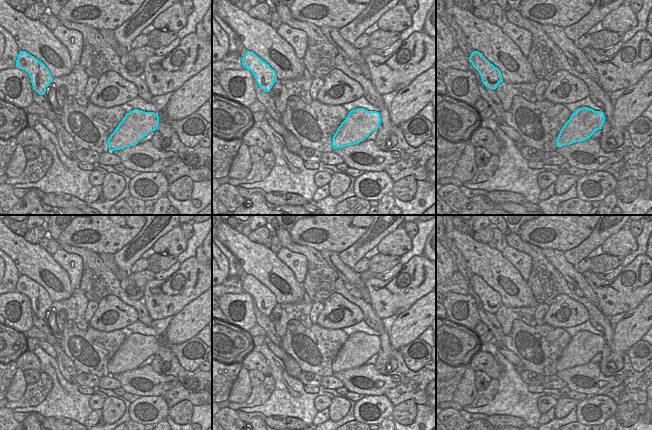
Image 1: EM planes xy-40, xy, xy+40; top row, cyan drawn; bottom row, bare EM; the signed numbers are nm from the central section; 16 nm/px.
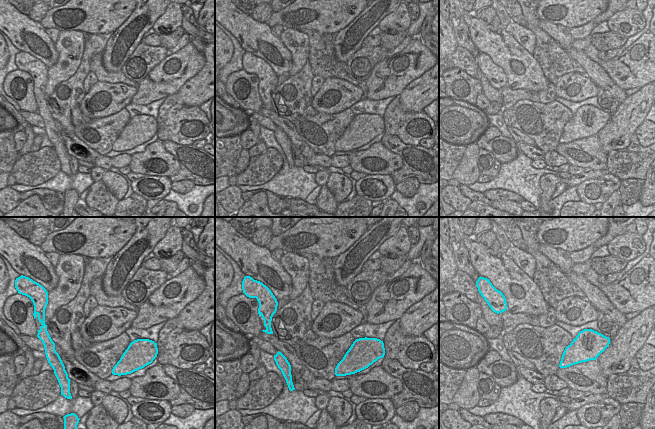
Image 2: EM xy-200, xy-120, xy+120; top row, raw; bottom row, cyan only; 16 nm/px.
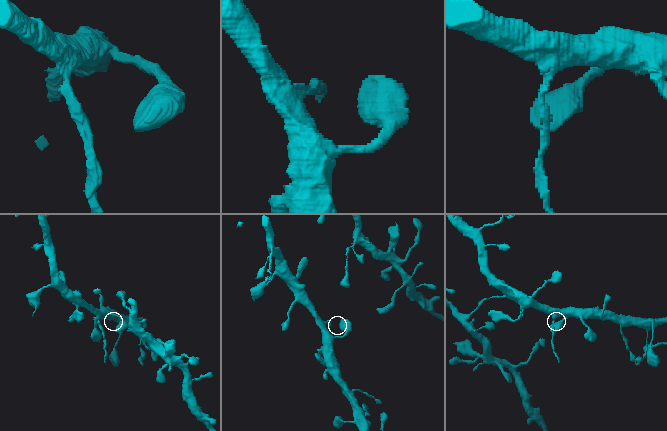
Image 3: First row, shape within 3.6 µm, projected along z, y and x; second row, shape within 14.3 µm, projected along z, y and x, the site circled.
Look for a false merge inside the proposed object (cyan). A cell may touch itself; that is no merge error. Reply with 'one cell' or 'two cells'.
two cells

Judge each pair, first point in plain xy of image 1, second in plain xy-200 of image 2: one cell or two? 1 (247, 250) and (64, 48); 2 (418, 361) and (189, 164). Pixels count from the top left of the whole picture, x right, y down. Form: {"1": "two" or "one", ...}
{"1": "two", "2": "two"}

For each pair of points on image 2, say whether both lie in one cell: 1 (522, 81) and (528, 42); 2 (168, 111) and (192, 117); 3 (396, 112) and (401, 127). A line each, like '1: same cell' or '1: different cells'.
1: different cells
2: same cell
3: same cell

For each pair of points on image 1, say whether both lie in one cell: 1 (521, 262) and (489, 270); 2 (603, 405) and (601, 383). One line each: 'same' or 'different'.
1: different
2: different

